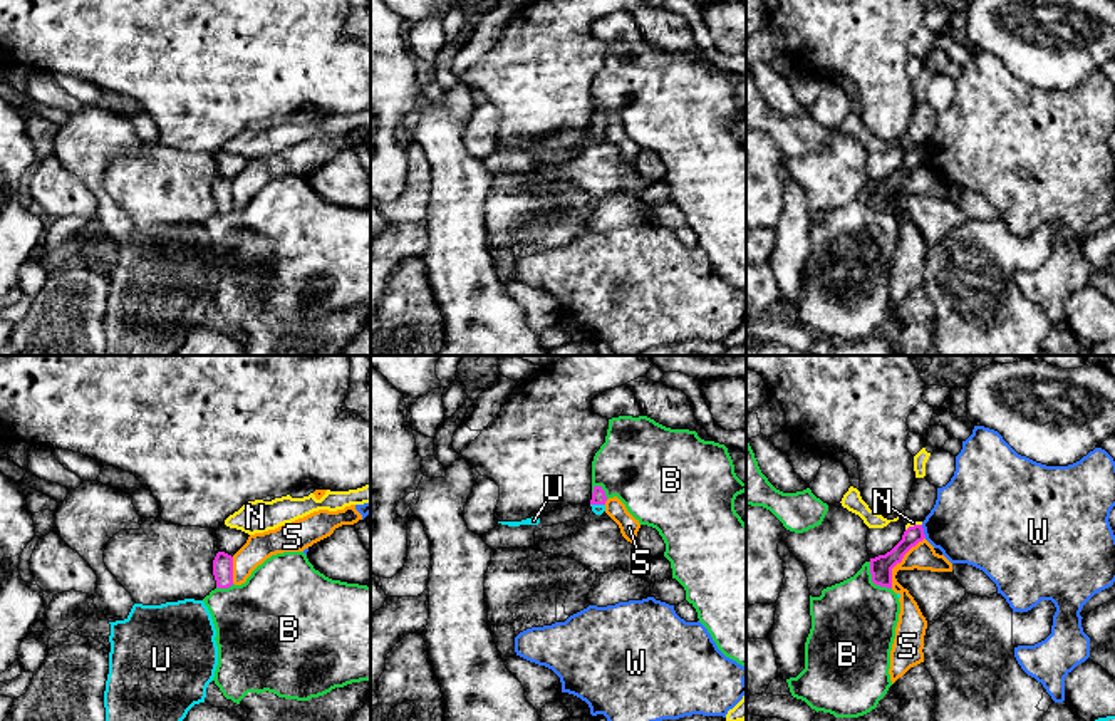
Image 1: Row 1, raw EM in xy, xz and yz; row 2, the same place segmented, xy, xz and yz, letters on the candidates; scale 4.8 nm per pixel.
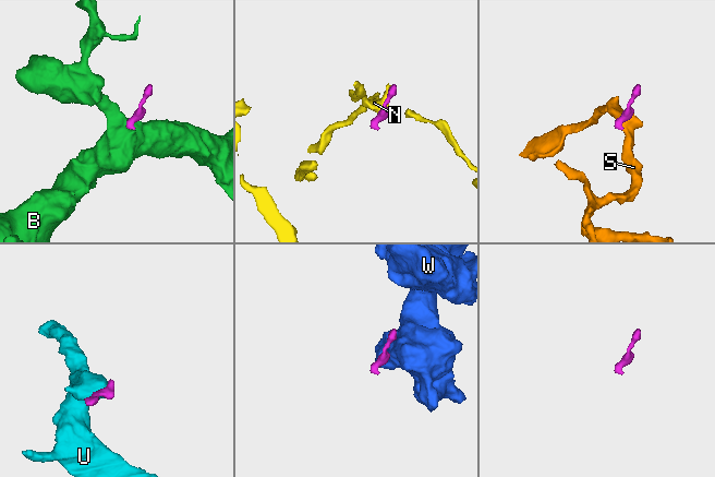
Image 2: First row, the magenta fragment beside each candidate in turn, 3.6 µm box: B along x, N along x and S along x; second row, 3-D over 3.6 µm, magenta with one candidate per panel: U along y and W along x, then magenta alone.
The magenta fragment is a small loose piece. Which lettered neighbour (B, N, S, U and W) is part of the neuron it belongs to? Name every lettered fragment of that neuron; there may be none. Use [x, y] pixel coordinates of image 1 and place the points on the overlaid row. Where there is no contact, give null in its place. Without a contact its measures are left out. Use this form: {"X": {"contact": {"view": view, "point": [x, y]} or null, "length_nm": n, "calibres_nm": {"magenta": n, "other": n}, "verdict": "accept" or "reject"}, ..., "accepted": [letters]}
{"B": {"contact": {"view": "yz", "point": [872, 580]}, "length_nm": 170, "calibres_nm": {"magenta": 110, "other": 400}, "verdict": "reject"}, "N": {"contact": {"view": "yz", "point": [914, 525]}, "length_nm": 90, "calibres_nm": {"magenta": 100, "other": 30}, "verdict": "reject"}, "S": {"contact": {"view": "yz", "point": [899, 562]}, "length_nm": 300, "calibres_nm": {"magenta": 110, "other": 130}, "verdict": "reject"}, "U": {"contact": {"view": "xz", "point": [597, 503]}, "length_nm": 70, "calibres_nm": {"magenta": 70, "other": 50}, "verdict": "accept"}, "W": {"contact": {"view": "yz", "point": [923, 532]}, "length_nm": 70, "calibres_nm": {"magenta": 100, "other": 400}, "verdict": "reject"}, "accepted": ["U"]}

